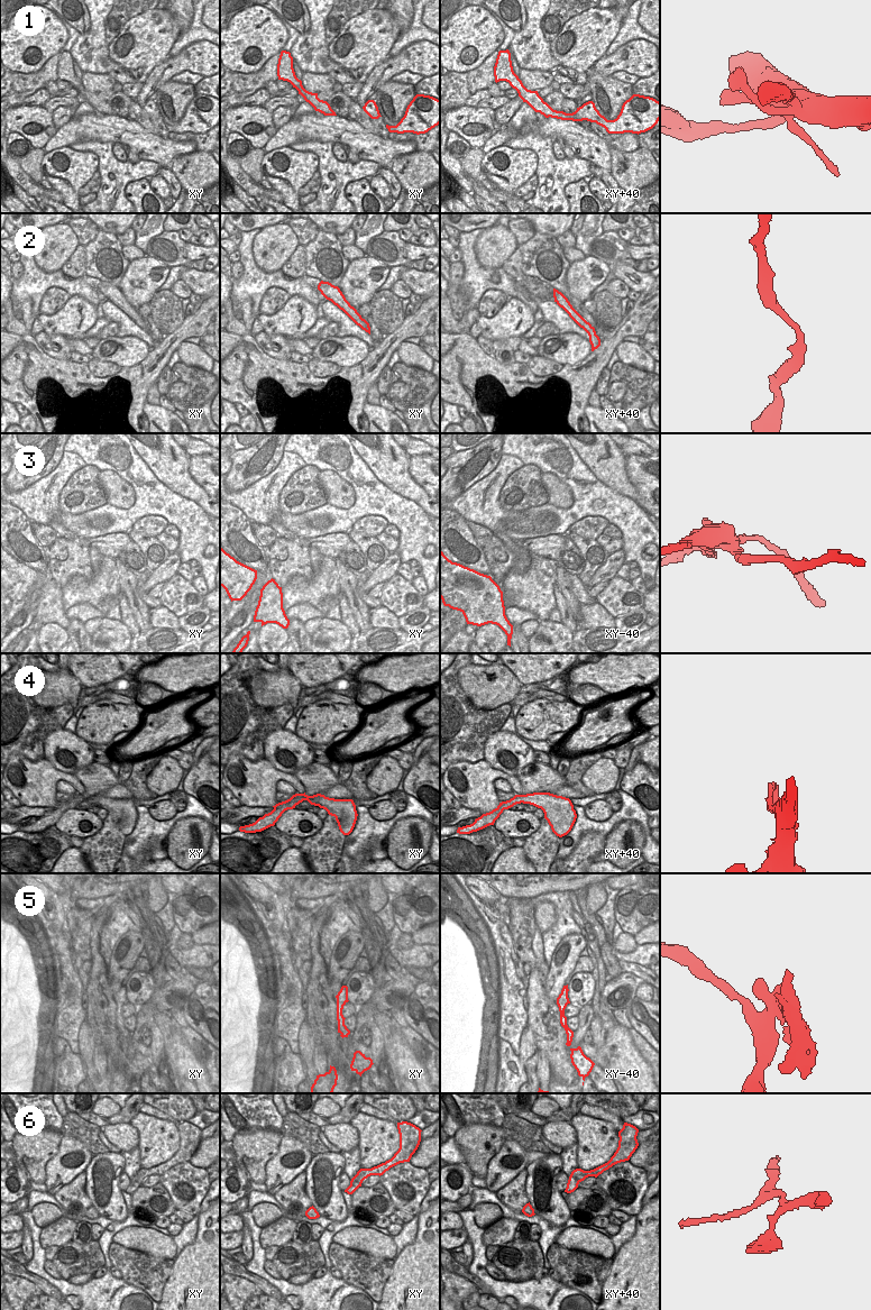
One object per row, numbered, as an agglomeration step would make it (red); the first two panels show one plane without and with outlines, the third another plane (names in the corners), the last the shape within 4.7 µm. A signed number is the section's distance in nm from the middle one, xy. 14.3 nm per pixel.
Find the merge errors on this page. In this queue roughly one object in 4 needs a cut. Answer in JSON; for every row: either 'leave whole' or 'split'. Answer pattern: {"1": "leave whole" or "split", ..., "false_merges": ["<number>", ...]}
{"1": "leave whole", "2": "leave whole", "3": "split", "4": "leave whole", "5": "split", "6": "leave whole", "false_merges": ["3", "5"]}

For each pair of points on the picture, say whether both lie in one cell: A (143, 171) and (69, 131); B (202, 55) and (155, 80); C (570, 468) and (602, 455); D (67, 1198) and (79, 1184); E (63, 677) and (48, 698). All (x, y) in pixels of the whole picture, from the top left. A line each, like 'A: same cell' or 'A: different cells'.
A: different cells
B: same cell
C: different cells
D: same cell
E: same cell

